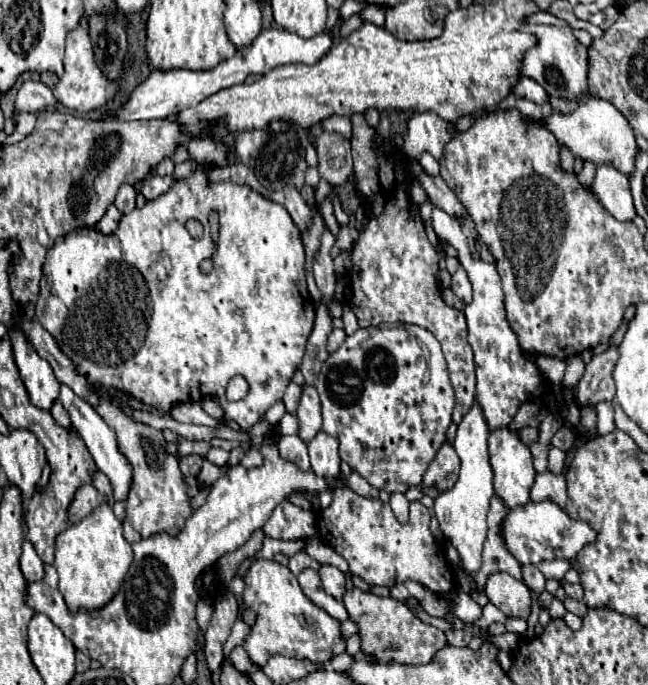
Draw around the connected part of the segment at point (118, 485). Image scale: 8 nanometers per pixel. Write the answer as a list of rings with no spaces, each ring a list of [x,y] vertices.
[[[67,385],[61,387],[61,395],[59,395],[59,401],[63,403],[63,407],[67,409],[71,421],[73,421],[73,427],[75,431],[79,433],[79,437],[85,441],[97,469],[101,473],[105,473],[113,485],[113,501],[127,501],[129,497],[129,491],[131,491],[131,483],[133,483],[133,465],[129,463],[129,459],[119,451],[119,445],[117,445],[117,435],[115,431],[103,421],[103,417],[87,403],[83,401],[81,397],[77,397]]]

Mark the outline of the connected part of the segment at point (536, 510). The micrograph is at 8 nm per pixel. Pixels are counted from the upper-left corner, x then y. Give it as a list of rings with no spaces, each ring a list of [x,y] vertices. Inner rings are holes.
[[[545,499],[539,503],[529,501],[527,505],[519,505],[507,511],[501,531],[499,531],[505,549],[521,563],[539,565],[545,559],[573,559],[585,545],[597,541],[597,531],[589,527],[589,523],[581,519],[573,519],[561,509],[555,501]]]

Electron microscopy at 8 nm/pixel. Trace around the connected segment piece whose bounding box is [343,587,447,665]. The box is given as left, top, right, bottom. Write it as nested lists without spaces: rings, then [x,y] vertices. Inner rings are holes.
[[[357,587],[349,589],[343,597],[343,605],[349,611],[349,617],[359,625],[361,635],[361,649],[365,653],[375,655],[381,663],[397,661],[397,663],[409,663],[409,665],[421,665],[429,663],[431,657],[447,645],[445,633],[433,625],[427,625],[419,621],[413,611],[391,597],[377,597],[373,593],[365,593]]]

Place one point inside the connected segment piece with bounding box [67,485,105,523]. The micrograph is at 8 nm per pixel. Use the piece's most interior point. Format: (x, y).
(86, 497)

